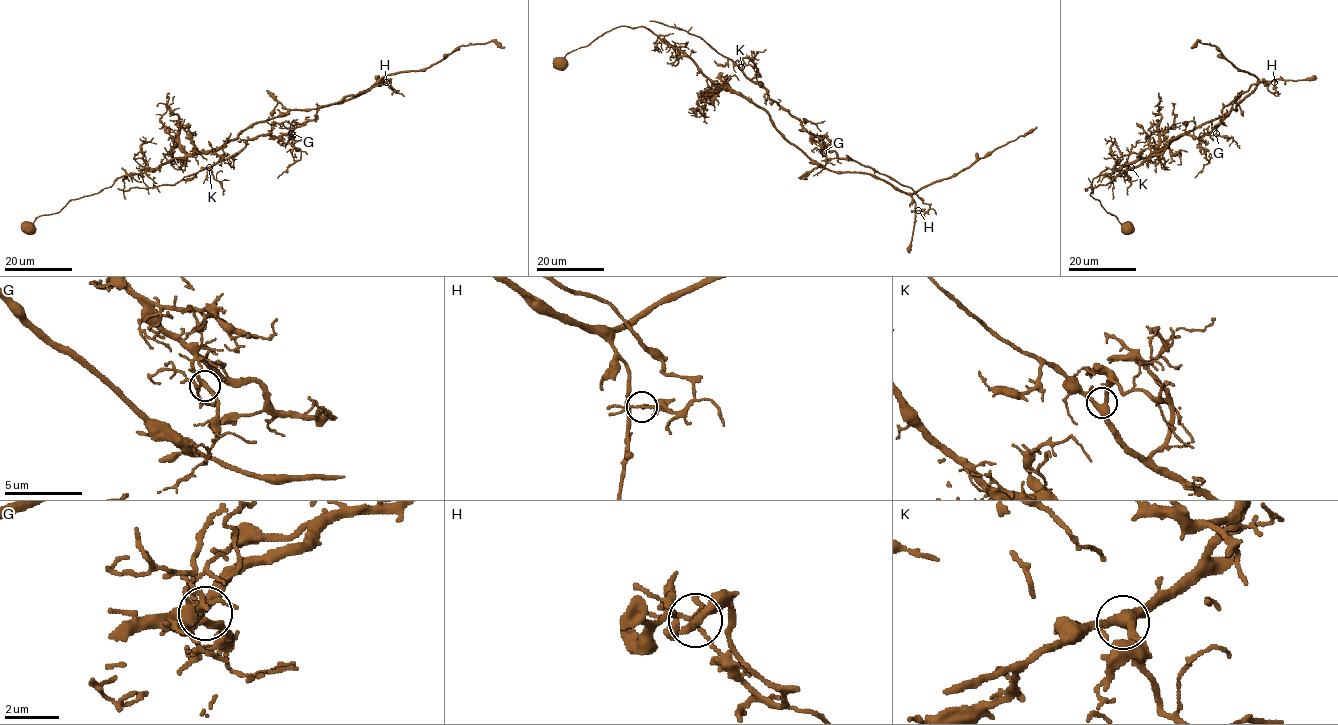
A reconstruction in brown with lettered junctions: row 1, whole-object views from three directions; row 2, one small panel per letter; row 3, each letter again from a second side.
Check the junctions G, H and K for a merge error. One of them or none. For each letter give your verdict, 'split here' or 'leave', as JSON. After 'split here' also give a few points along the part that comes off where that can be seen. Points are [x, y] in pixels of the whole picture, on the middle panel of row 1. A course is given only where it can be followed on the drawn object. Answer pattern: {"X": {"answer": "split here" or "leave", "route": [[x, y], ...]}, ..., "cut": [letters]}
{"G": {"answer": "leave"}, "H": {"answer": "split here", "route": [[918, 210], [927, 211], [929, 206], [910, 187], [827, 151], [765, 90], [697, 36], [649, 21]]}, "K": {"answer": "leave"}, "cut": ["H"]}

